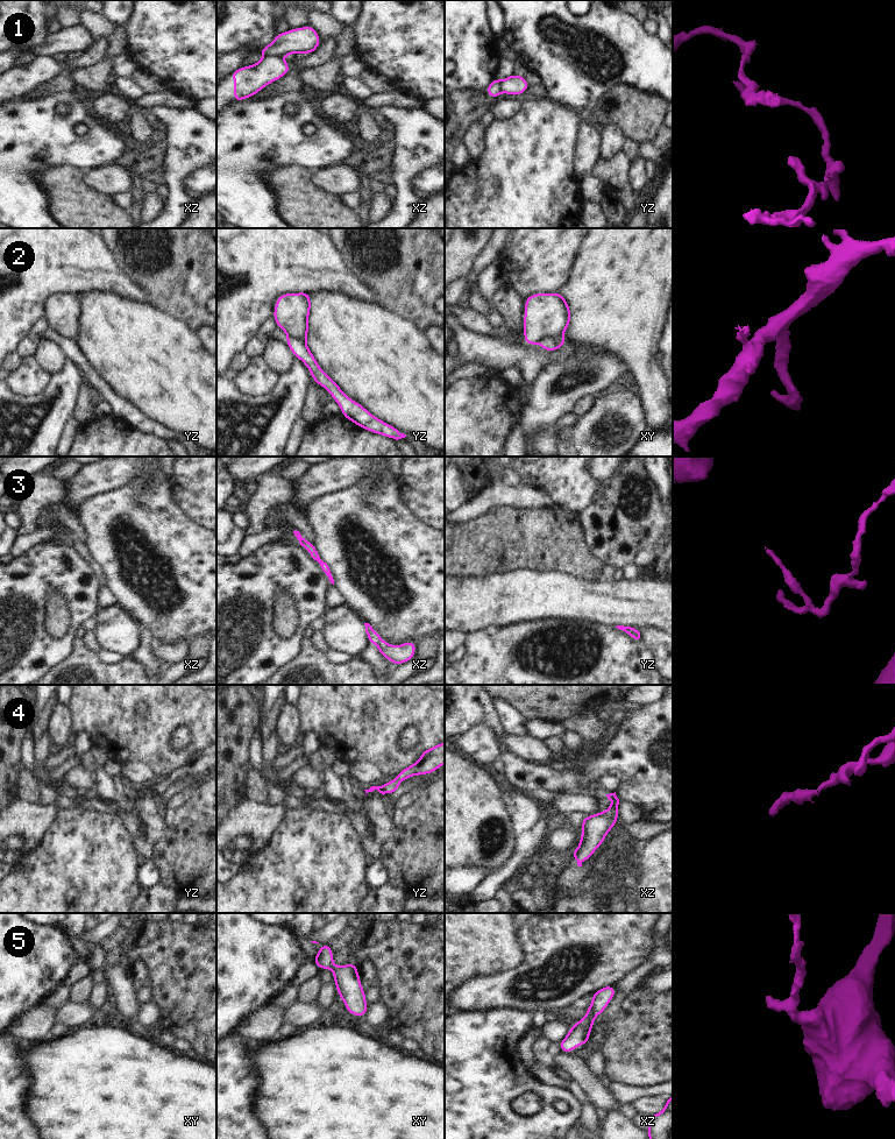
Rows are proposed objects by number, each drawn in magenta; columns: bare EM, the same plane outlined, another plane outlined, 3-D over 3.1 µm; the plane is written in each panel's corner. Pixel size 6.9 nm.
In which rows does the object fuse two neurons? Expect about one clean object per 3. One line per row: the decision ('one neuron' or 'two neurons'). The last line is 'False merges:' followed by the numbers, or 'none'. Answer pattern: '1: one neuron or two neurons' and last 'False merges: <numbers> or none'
1: two neurons
2: two neurons
3: two neurons
4: one neuron
5: one neuron
False merges: 1, 2, 3

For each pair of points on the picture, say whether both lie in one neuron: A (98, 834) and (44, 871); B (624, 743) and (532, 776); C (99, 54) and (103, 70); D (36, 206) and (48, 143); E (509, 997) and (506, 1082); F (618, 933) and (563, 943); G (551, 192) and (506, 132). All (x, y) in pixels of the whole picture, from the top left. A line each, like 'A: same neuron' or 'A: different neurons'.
A: same neuron
B: same neuron
C: different neurons
D: same neuron
E: different neurons
F: same neuron
G: same neuron

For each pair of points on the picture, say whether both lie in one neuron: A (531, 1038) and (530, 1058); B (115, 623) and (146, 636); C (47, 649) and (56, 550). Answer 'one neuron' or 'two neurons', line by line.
A: one neuron
B: two neurons
C: one neuron

